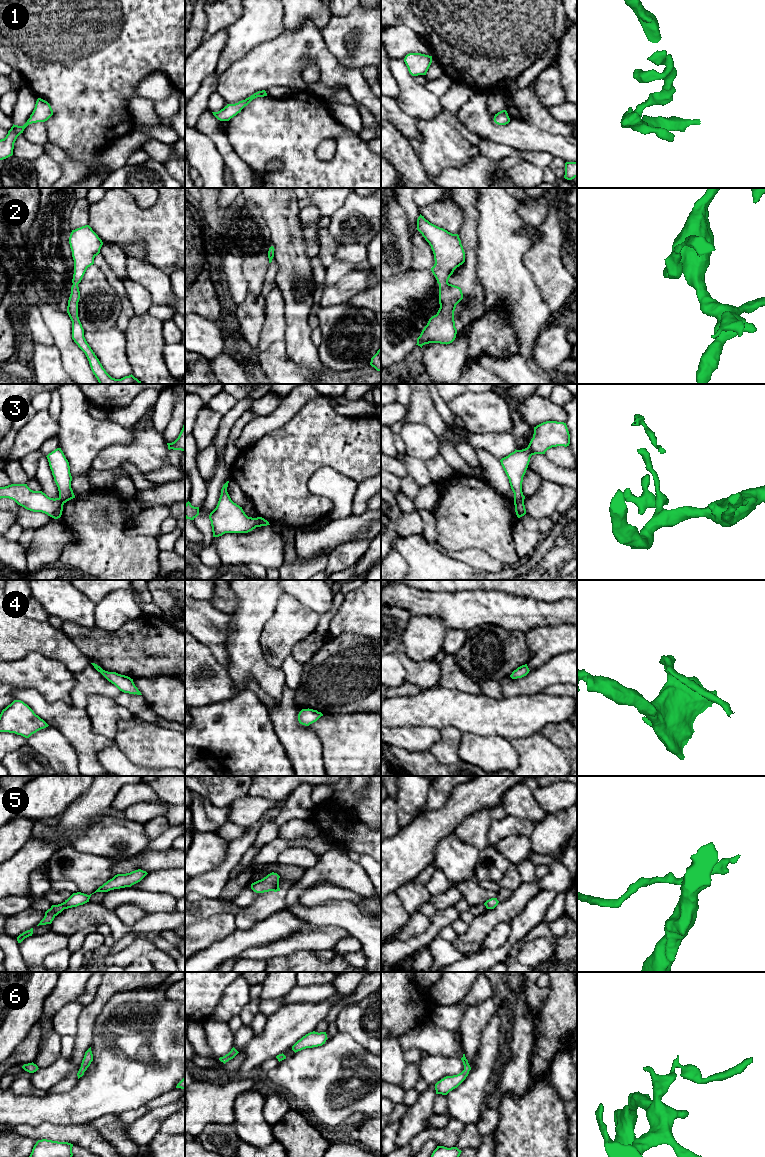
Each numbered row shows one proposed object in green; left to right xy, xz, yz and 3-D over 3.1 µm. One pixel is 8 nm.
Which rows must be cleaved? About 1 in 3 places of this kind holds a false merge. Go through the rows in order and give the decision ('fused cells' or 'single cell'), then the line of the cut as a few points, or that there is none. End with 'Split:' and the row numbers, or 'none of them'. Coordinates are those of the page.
1: single cell; no cut
2: single cell; no cut
3: fused cells; cut in yz along (523, 499), (514, 501)
4: single cell; no cut
5: single cell; no cut
6: single cell; no cut
Split: 3

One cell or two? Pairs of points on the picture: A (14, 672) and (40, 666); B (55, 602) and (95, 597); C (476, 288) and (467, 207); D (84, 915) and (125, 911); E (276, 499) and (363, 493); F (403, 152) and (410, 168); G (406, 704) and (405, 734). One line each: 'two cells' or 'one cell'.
A: one cell
B: two cells
C: one cell
D: two cells
E: two cells
F: one cell
G: two cells

